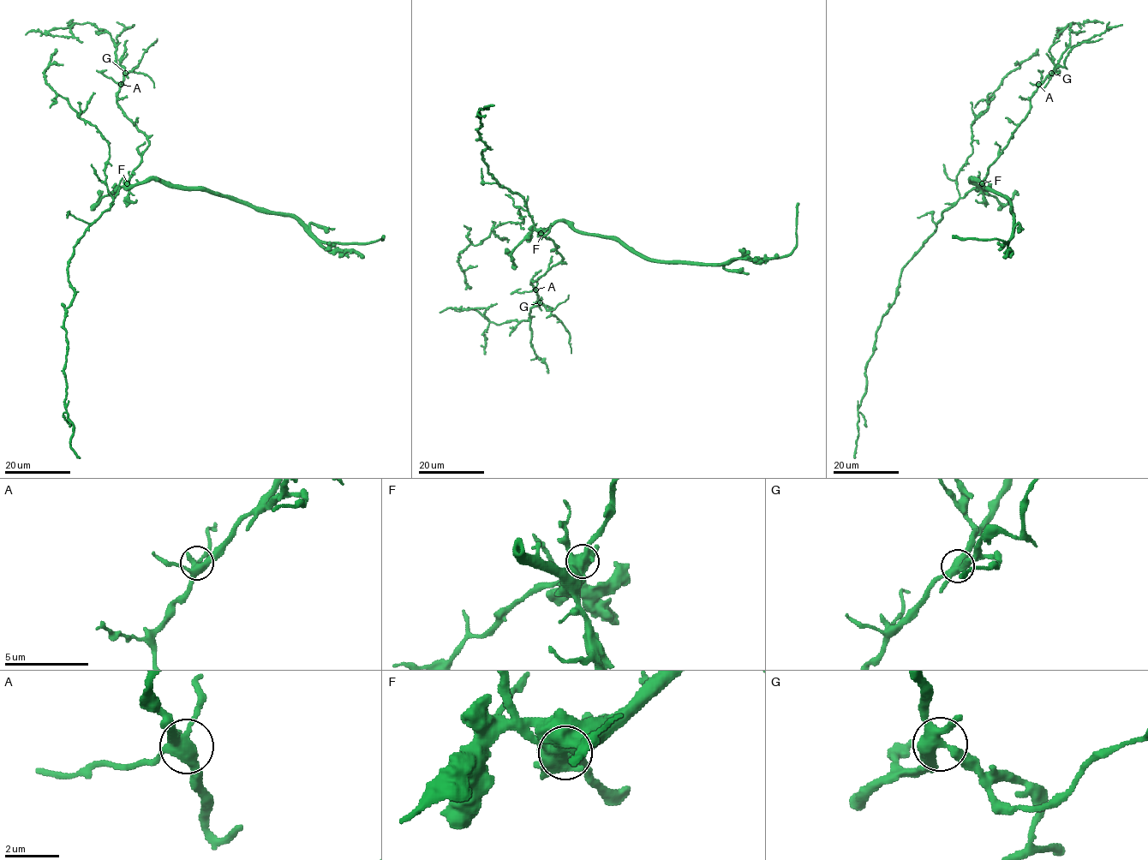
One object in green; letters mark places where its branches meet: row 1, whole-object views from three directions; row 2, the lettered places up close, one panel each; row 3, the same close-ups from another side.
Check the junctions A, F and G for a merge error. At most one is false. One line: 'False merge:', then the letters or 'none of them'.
False merge: F

